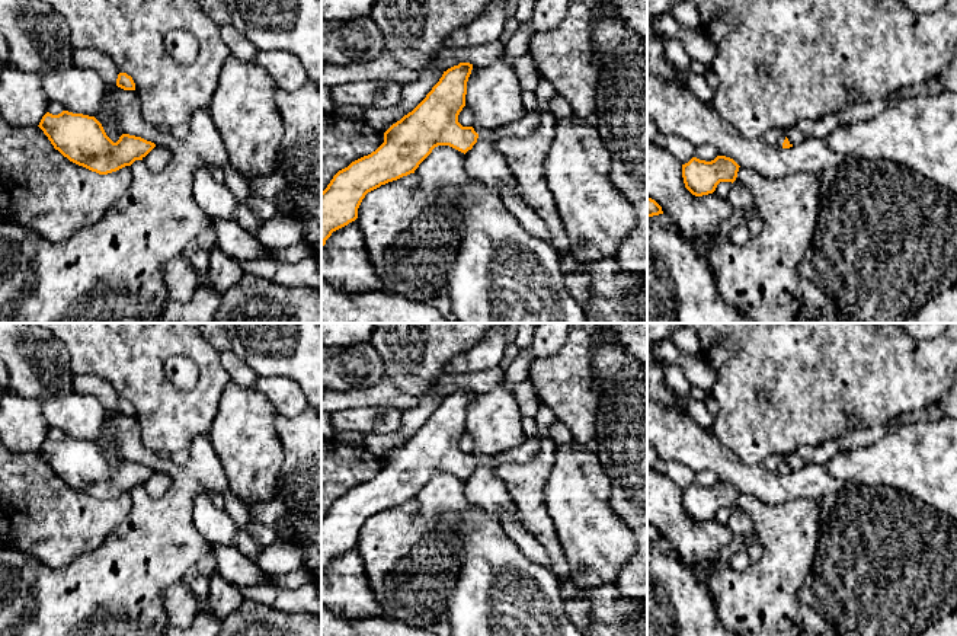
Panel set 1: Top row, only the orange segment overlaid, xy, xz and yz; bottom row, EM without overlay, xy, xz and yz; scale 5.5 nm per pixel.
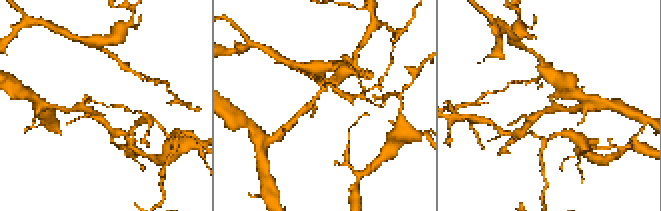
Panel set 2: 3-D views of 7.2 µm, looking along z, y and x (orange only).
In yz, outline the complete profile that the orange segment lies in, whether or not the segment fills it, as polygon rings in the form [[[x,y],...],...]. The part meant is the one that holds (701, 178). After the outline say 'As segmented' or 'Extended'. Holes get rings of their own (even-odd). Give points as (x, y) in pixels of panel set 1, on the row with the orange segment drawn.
[[[717,156],[711,162],[692,157],[682,164],[685,188],[695,196],[713,194],[720,182],[734,182],[739,164],[726,156]]]. As segmented

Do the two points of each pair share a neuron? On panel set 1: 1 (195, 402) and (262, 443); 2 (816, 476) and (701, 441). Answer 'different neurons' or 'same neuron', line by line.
1: different neurons
2: same neuron

